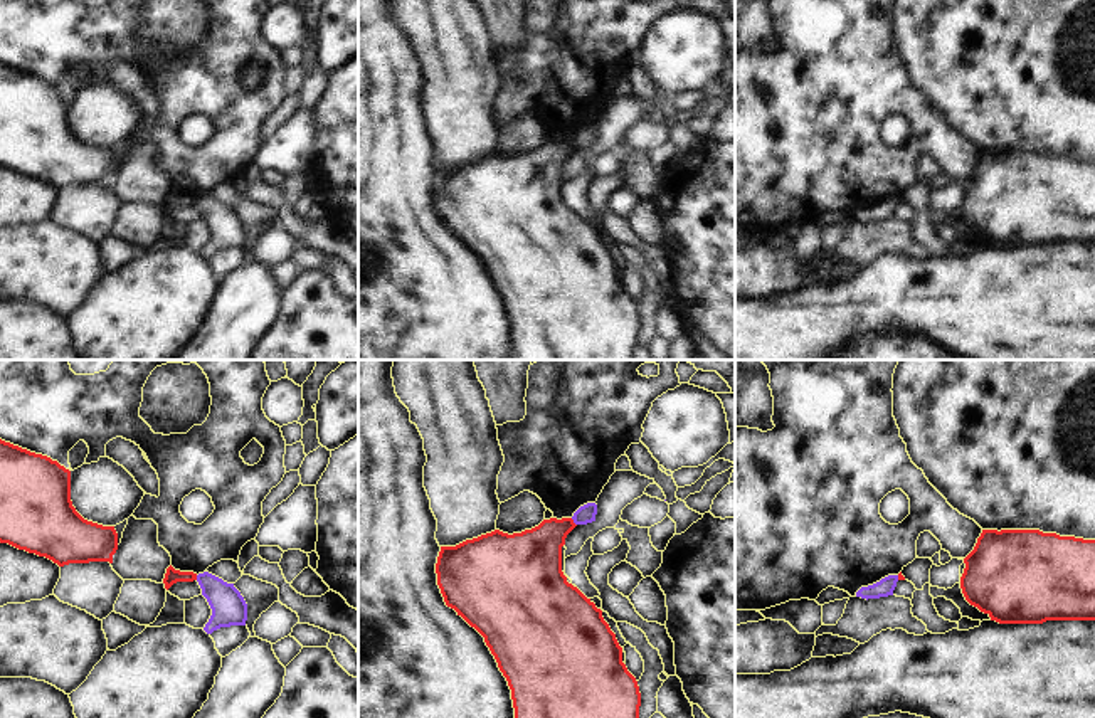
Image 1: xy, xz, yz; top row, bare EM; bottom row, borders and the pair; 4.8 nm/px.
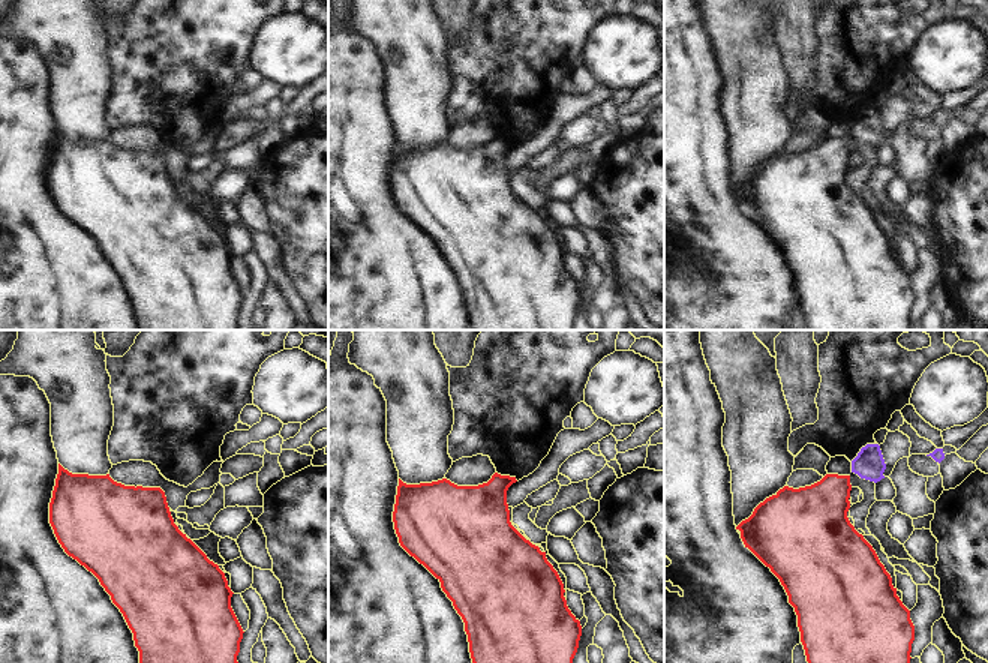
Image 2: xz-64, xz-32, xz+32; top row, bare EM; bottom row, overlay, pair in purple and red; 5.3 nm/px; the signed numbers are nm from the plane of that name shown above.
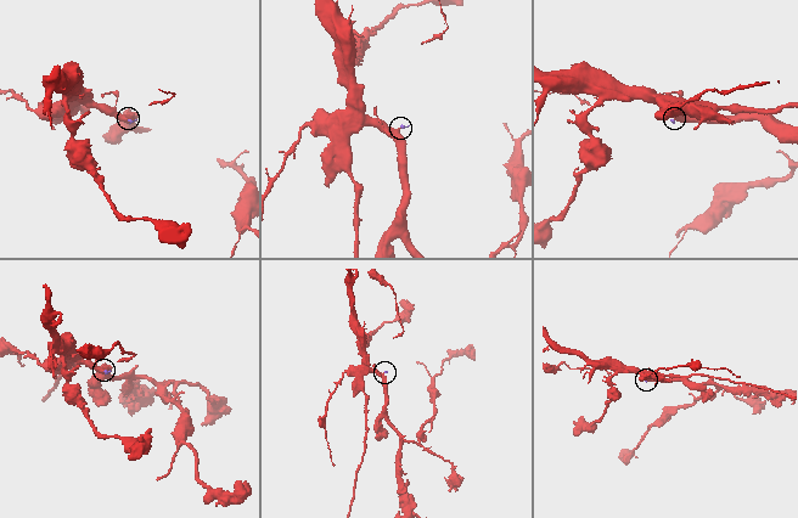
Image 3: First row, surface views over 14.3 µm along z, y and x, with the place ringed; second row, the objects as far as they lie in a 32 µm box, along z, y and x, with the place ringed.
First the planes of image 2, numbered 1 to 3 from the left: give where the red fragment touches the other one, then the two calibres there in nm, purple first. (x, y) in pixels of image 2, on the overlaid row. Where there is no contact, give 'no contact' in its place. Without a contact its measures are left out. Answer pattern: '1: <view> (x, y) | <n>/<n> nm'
1: no contact
2: no contact
3: no contact

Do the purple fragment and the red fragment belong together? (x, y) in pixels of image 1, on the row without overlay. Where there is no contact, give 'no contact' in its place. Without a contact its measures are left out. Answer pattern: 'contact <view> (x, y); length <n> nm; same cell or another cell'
contact xz (574, 145); length 50 nm; another cell

